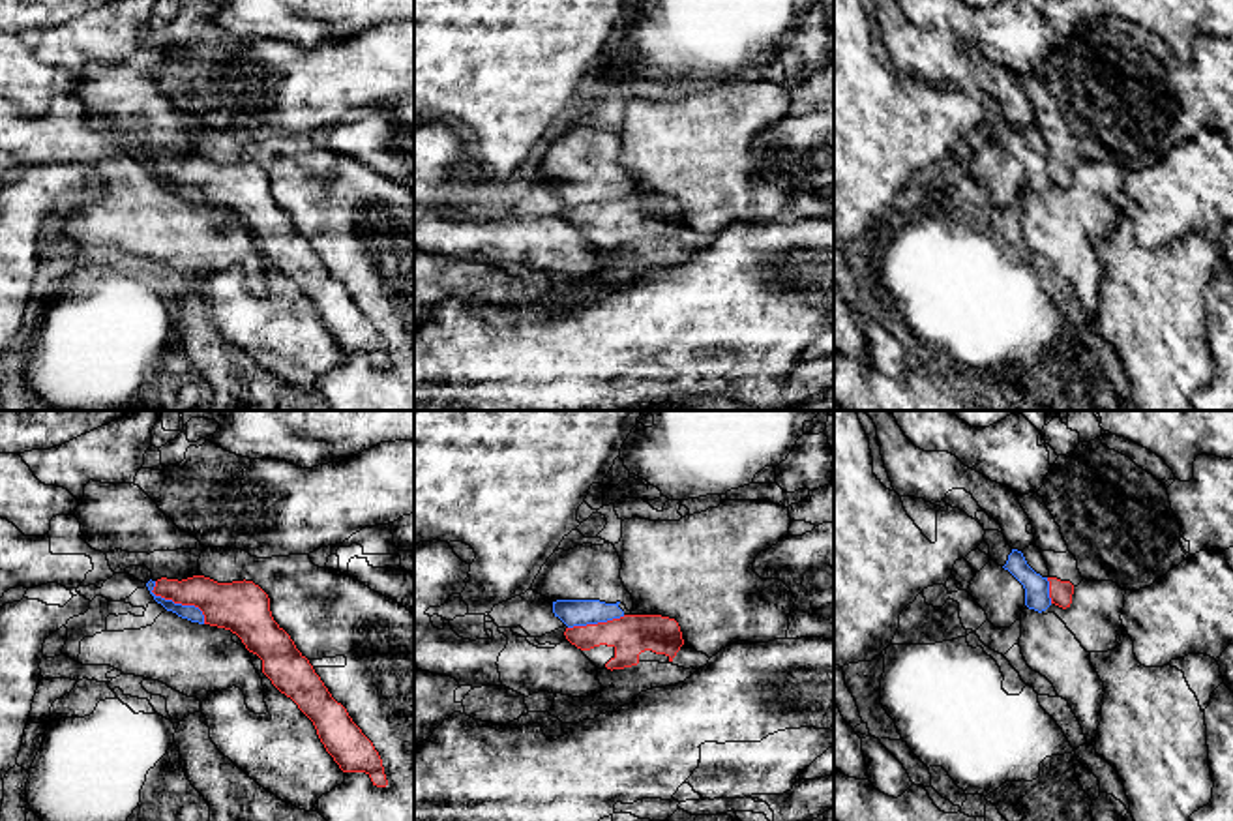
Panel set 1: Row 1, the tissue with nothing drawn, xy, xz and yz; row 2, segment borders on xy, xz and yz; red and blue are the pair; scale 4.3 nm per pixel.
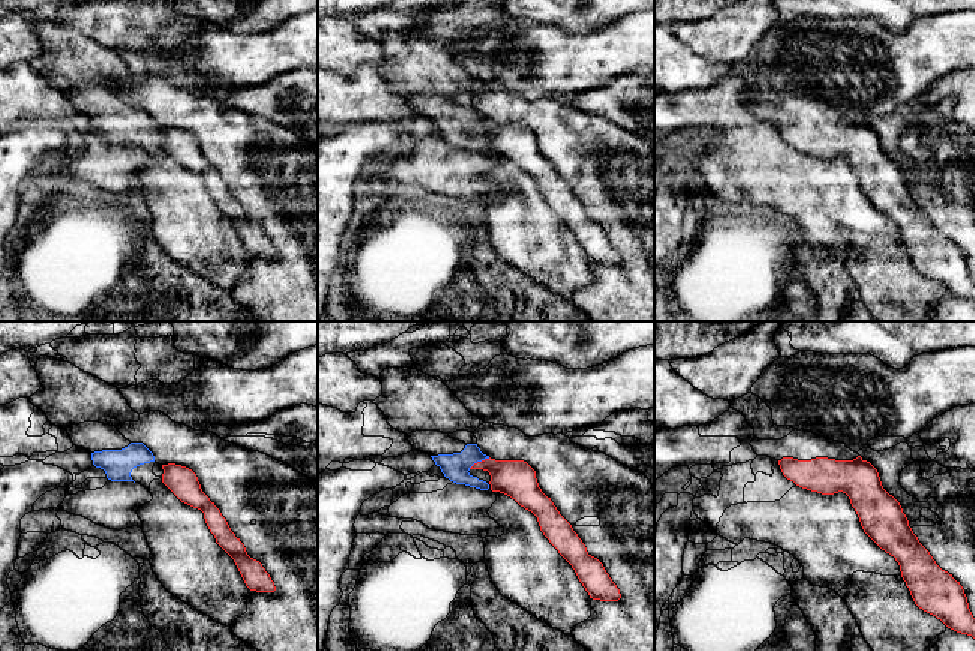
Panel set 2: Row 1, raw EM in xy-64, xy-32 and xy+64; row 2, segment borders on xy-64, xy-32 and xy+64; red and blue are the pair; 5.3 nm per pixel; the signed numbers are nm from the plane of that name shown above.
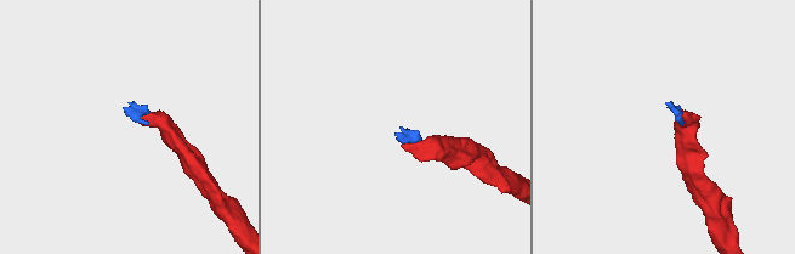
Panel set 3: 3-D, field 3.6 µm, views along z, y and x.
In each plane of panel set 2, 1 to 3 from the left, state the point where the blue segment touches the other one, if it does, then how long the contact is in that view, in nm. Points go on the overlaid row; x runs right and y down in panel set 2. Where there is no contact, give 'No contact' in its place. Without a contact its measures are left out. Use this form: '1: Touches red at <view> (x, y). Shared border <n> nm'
1: No contact
2: Touches red at xy-32 (479, 462). Shared border 130 nm
3: No contact

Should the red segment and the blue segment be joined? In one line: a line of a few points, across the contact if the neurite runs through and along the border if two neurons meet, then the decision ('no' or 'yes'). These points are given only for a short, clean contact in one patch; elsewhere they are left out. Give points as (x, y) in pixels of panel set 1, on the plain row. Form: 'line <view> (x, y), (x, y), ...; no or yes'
line xy (154, 162), (152, 171), (156, 175), (193, 184), (205, 203); no

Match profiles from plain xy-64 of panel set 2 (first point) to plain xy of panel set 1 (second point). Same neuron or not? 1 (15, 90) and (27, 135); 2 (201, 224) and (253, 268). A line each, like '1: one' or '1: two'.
1: one
2: two

